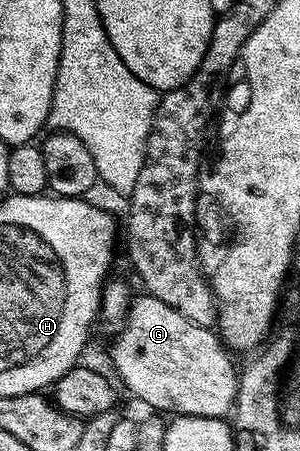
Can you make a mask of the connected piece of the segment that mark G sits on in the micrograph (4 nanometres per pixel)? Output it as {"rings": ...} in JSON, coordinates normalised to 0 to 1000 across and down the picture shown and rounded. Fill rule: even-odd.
{"rings":[[[477,650],[470,659],[450,659],[437,667],[433,690],[403,716],[407,734],[380,758],[380,812],[393,818],[397,838],[390,845],[407,845],[480,898],[503,900],[513,907],[503,911],[537,914],[553,922],[750,929],[783,907],[793,878],[797,823],[787,818],[787,803],[780,812],[767,796],[770,778],[703,725],[653,721],[503,652]]]}

